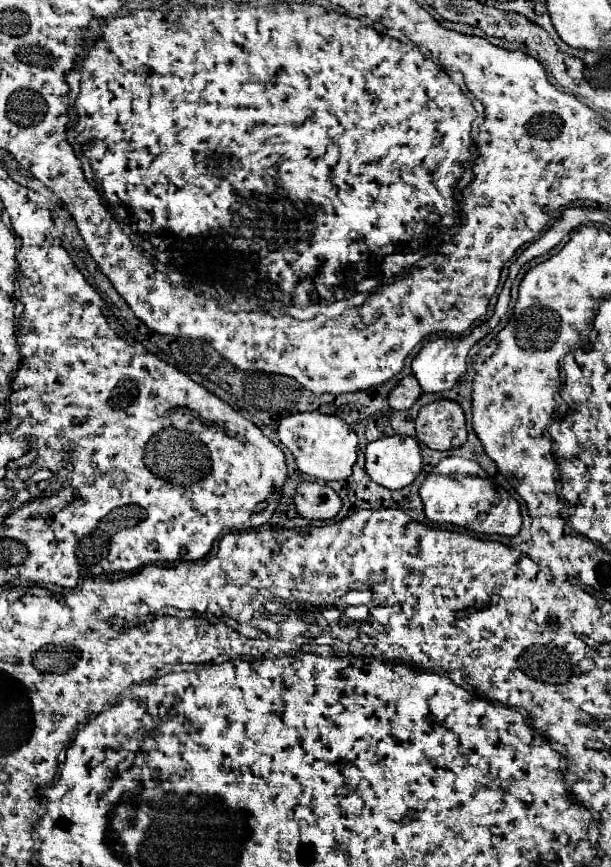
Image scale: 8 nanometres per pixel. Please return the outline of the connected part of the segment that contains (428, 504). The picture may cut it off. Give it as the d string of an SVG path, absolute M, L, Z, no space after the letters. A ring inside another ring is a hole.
M458 456L444 458L434 466L434 470L420 486L420 498L424 504L426 518L438 524L466 528L476 534L516 536L522 526L518 502L506 490L498 490L488 478L472 476L468 472L482 472L482 468L476 462Z

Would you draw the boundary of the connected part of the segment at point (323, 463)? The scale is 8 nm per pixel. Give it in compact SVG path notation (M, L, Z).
M302 412L292 414L280 420L278 424L278 438L282 446L286 446L300 472L330 482L330 480L342 480L352 474L352 466L356 462L356 450L358 450L358 436L342 418L328 416L320 412Z

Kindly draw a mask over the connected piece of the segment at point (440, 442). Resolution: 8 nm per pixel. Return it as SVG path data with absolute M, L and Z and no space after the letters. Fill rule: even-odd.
M436 400L420 408L416 416L416 438L432 450L450 450L452 438L466 442L466 420L462 408L452 400Z

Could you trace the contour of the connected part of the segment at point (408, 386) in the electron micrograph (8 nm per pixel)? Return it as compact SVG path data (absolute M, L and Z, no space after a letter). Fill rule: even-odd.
M410 374L410 376L404 376L396 388L390 392L388 396L388 404L394 408L394 410L408 410L422 394L422 388L418 384L418 380Z

